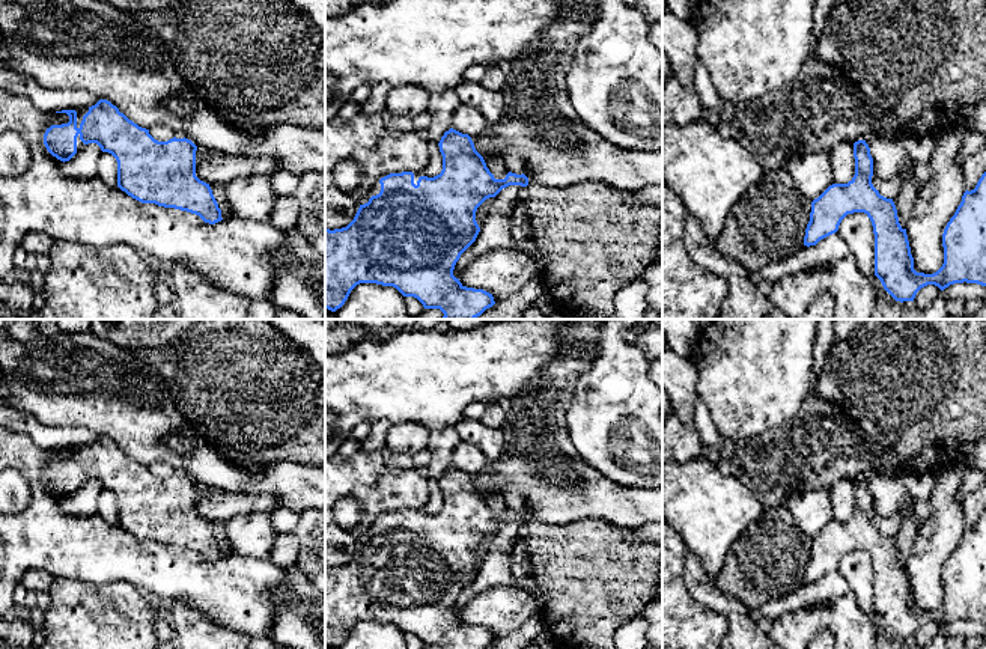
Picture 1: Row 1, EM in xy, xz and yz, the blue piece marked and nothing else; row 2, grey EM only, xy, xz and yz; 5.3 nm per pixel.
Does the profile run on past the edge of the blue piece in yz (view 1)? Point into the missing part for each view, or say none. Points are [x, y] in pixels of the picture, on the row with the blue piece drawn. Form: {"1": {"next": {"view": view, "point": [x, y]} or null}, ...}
{"1": {"next": null}}

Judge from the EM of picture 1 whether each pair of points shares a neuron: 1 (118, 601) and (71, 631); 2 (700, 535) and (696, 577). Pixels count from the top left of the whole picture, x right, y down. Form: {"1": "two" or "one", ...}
{"1": "one", "2": "two"}

